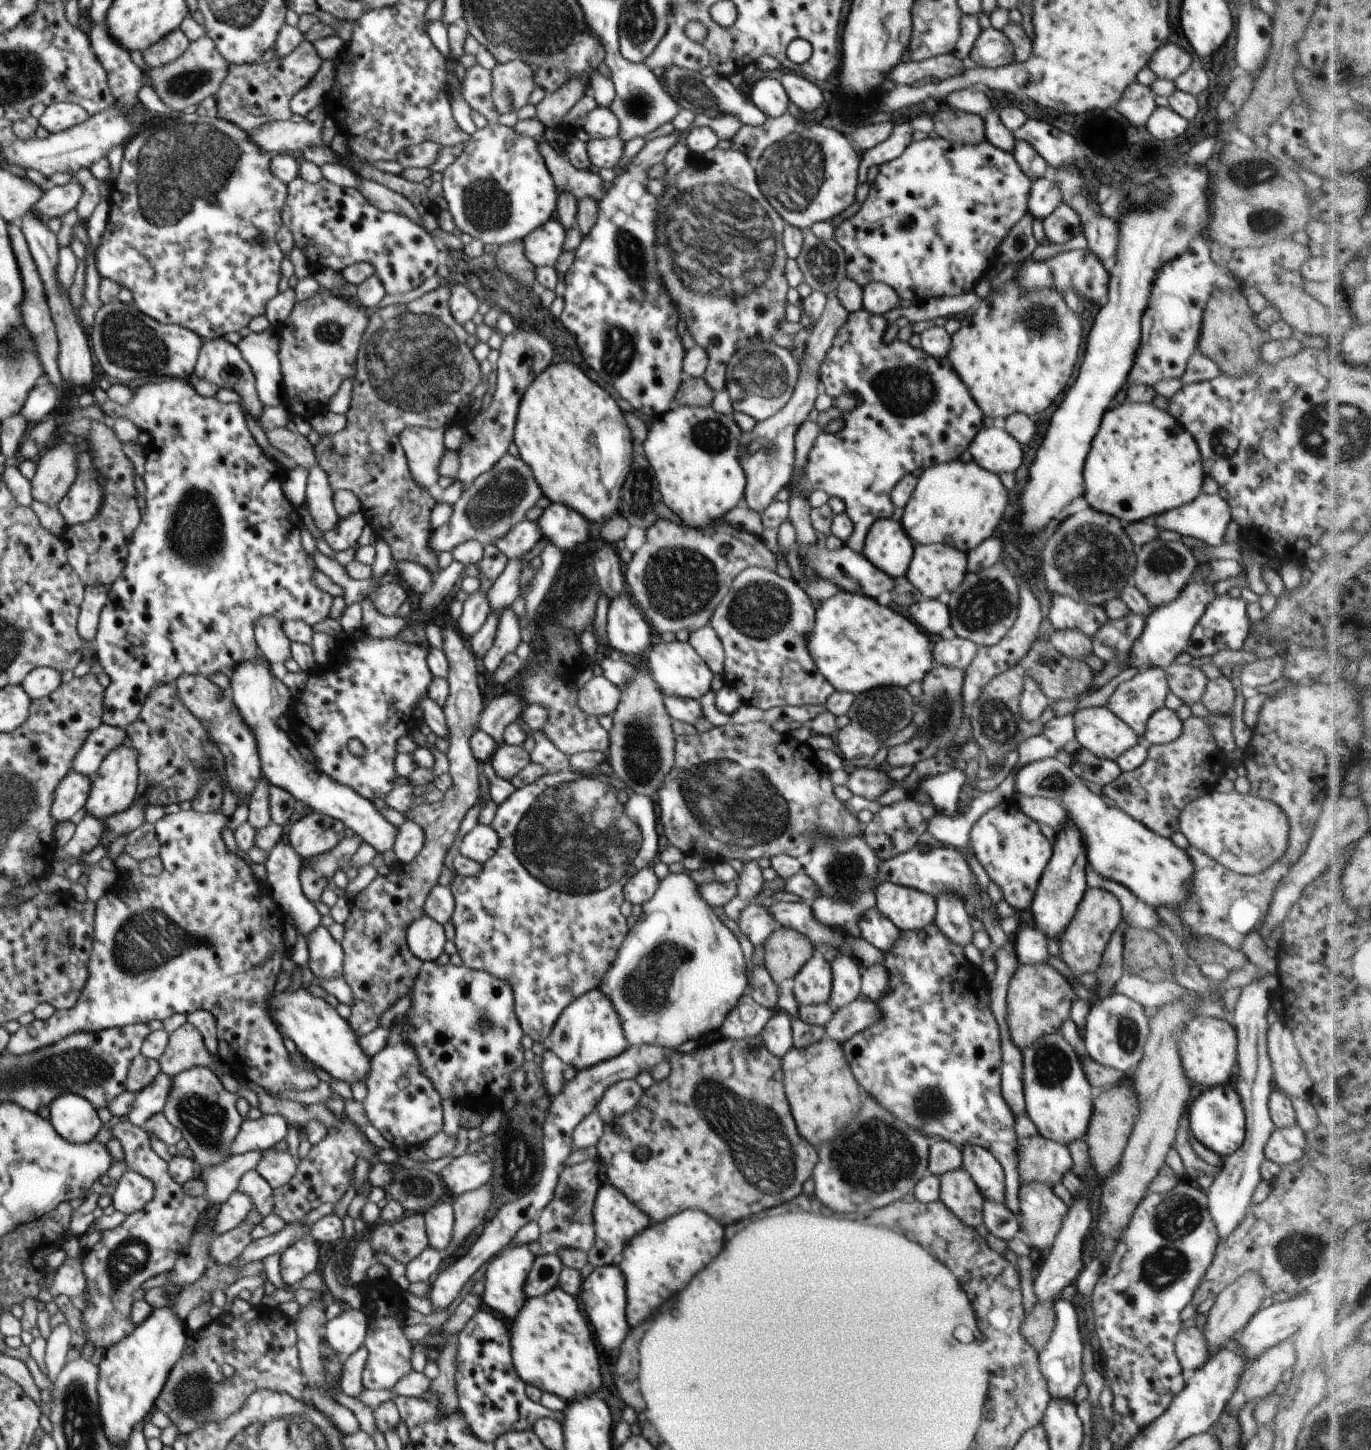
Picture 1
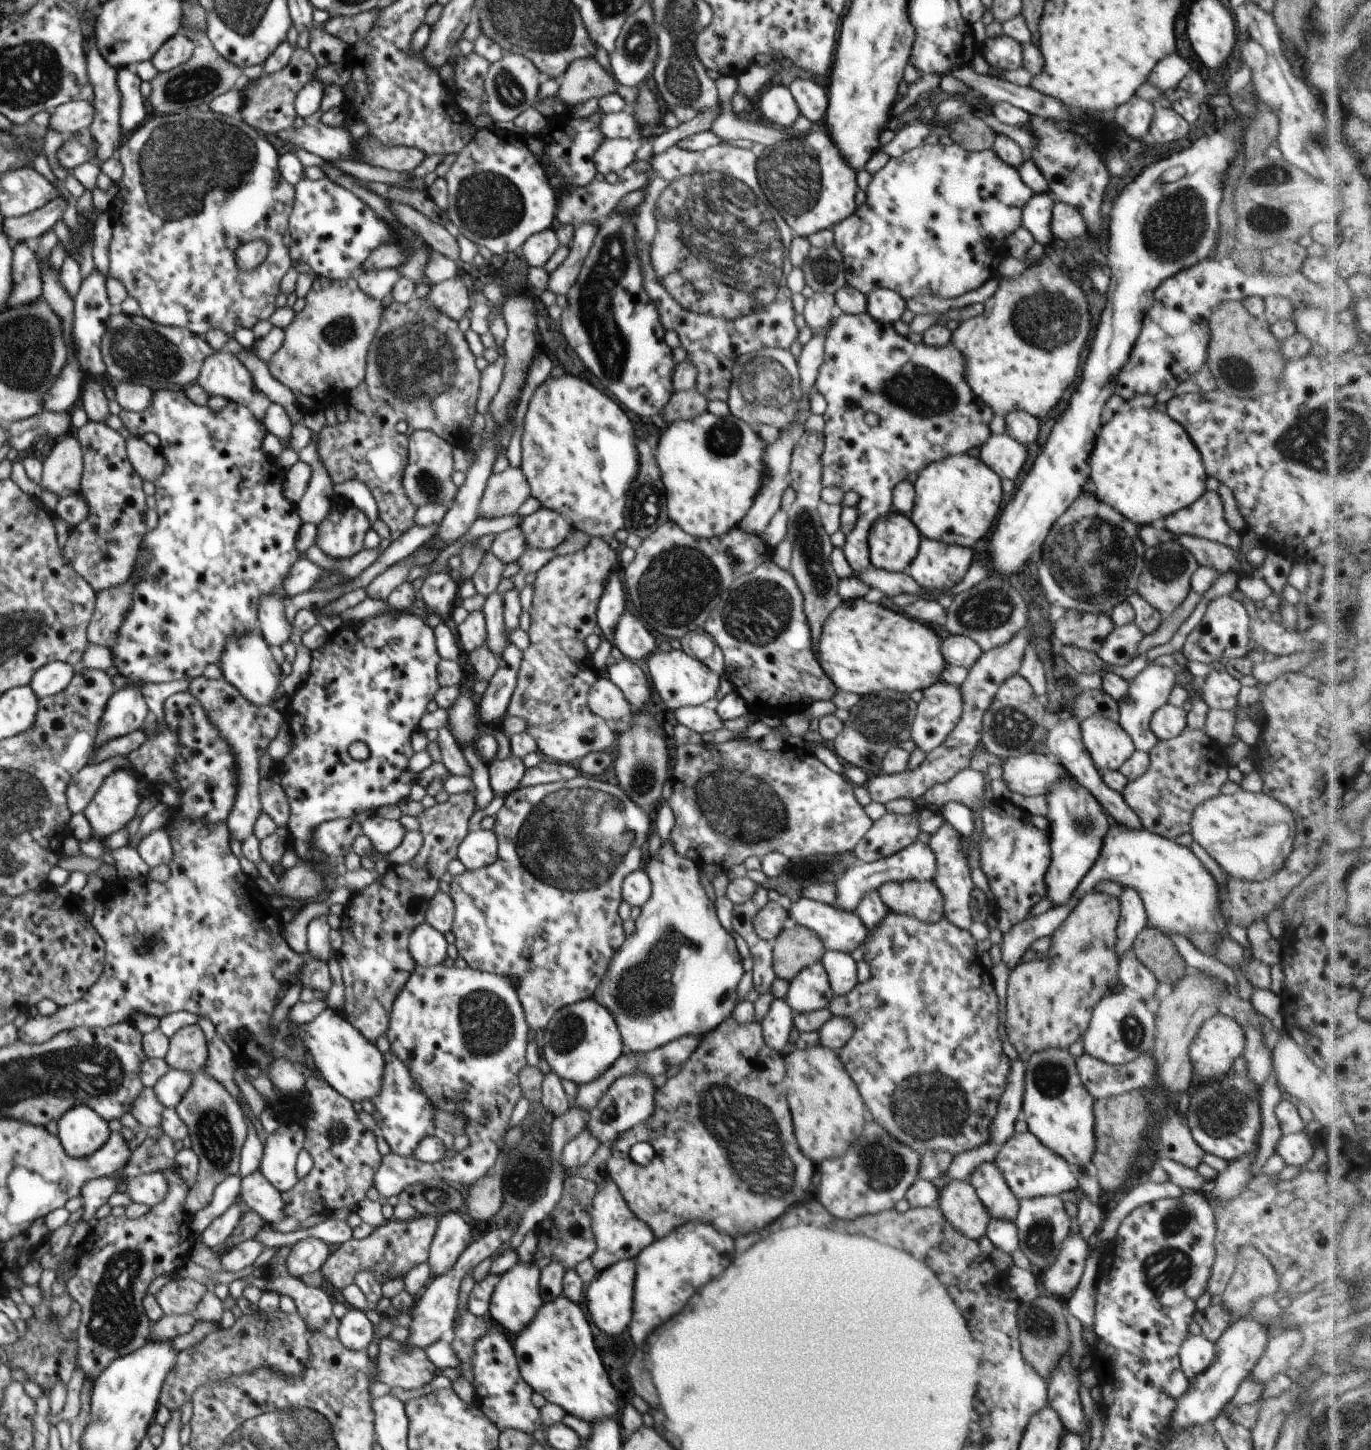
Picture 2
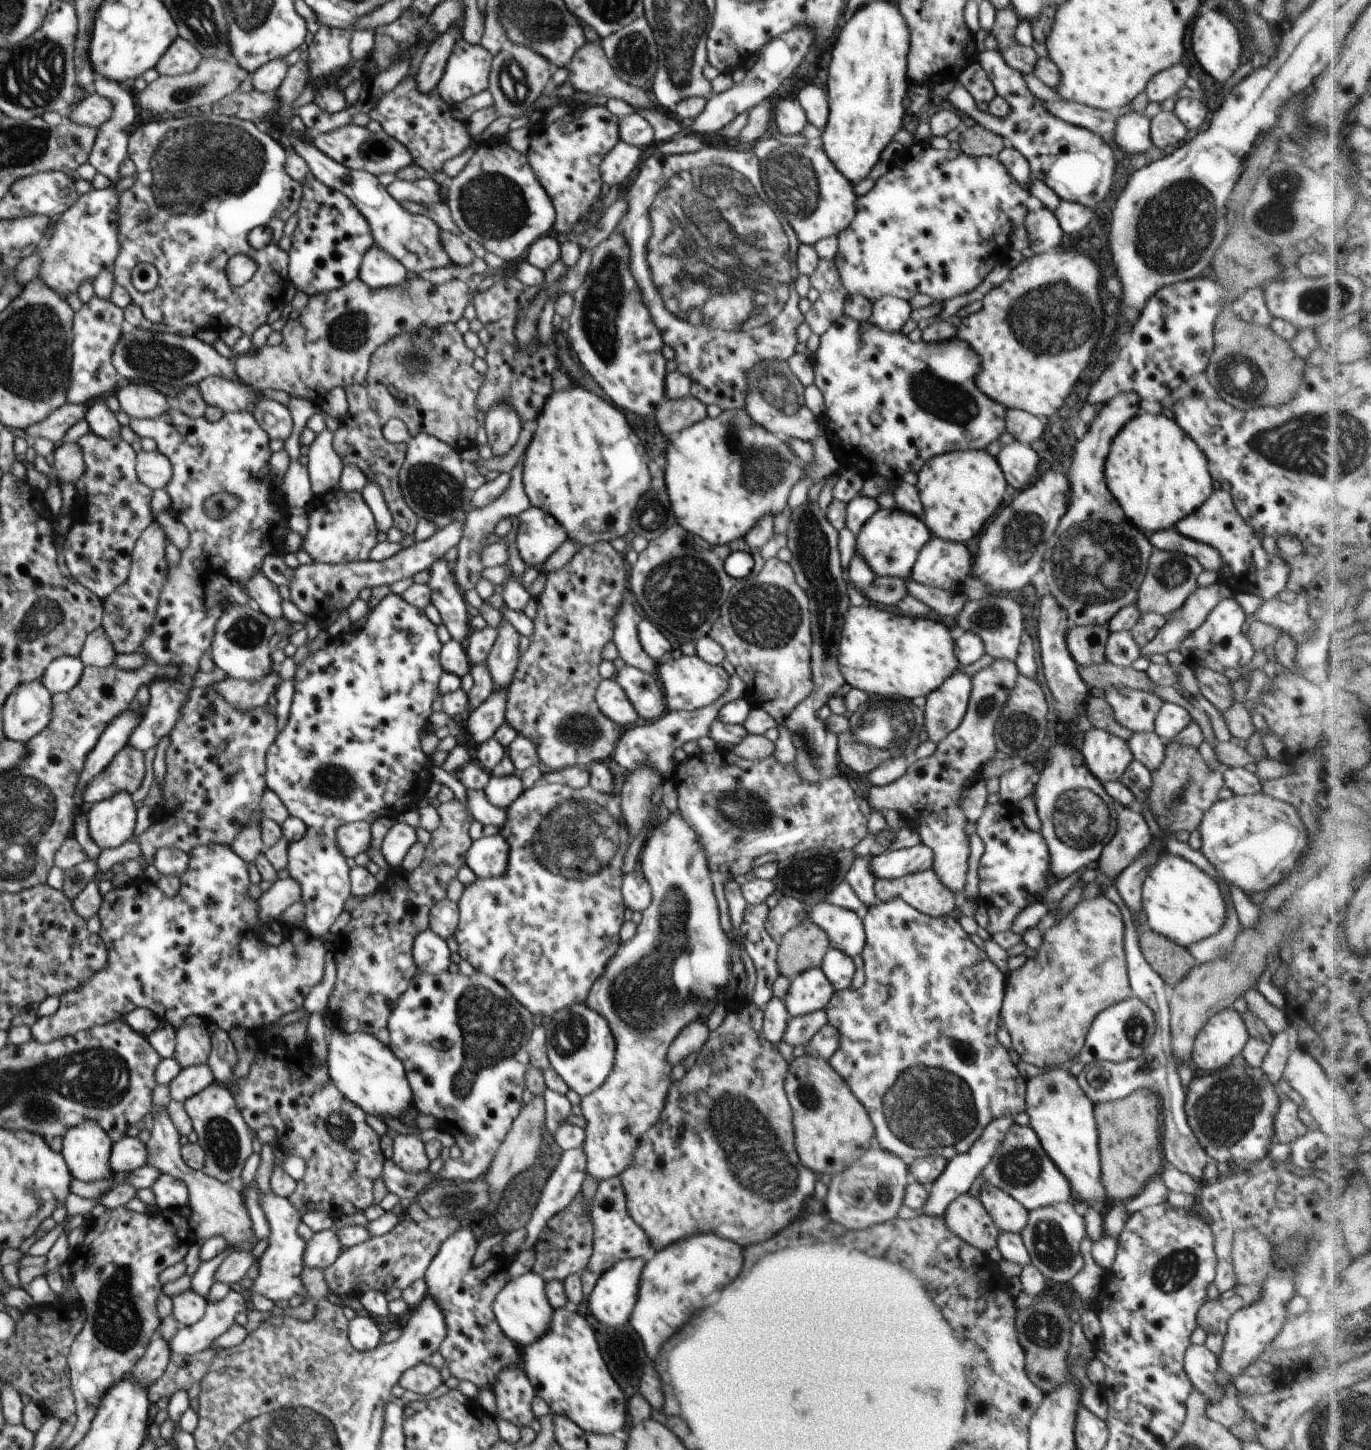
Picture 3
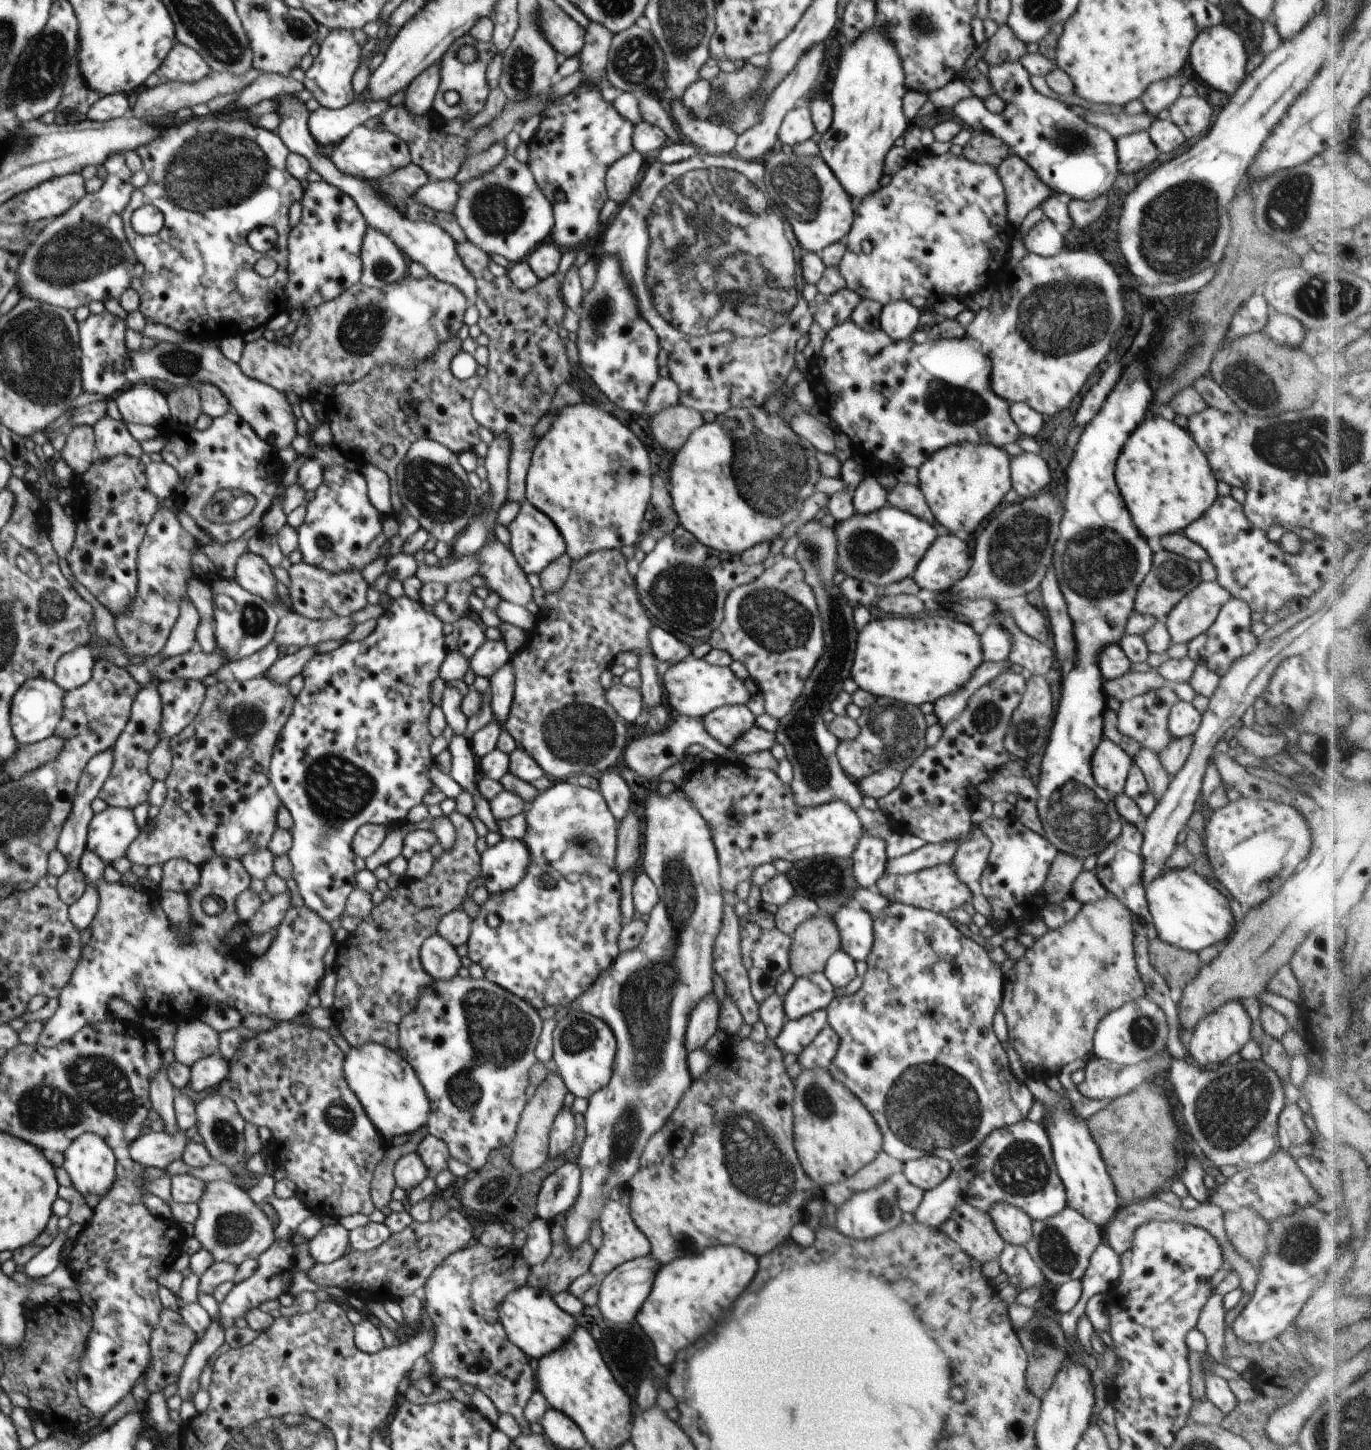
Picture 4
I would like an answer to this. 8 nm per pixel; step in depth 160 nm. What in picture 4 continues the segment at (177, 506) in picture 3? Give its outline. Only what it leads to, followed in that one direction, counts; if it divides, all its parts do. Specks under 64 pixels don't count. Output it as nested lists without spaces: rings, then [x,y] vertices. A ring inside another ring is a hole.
[[[231,408],[224,416],[216,417],[205,431],[182,424],[167,423],[159,432],[160,436],[167,439],[166,447],[160,454],[164,462],[173,466],[180,477],[175,498],[180,508],[213,540],[219,543],[236,540],[244,536],[246,530],[261,522],[272,506],[272,500],[276,498],[278,487],[282,486],[285,466],[275,448],[264,442],[236,411]]]

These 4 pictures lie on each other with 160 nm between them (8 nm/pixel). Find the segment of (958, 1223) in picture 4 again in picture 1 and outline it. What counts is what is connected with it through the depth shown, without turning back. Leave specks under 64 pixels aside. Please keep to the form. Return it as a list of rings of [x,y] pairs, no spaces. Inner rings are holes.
[[[964,1168],[940,1176],[939,1200],[966,1226],[976,1229],[983,1223],[984,1198]]]

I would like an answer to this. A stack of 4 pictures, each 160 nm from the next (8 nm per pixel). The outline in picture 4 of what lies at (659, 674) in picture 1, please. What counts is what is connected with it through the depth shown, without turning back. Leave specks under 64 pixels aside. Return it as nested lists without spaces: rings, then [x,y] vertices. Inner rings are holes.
[[[688,657],[682,662],[670,665],[664,674],[663,683],[668,691],[668,700],[673,714],[702,719],[720,707],[728,705],[746,705],[752,697],[730,667],[719,667],[706,662],[706,659]]]

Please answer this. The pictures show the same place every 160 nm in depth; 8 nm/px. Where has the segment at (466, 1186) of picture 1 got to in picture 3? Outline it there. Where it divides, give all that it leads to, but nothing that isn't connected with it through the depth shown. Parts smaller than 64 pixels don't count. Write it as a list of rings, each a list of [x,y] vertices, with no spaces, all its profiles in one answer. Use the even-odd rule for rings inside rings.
[[[444,970],[444,972],[440,972],[440,974],[418,972],[418,974],[410,980],[410,986],[406,988],[406,992],[398,998],[396,1006],[394,1006],[394,1009],[390,1012],[390,1016],[388,1016],[387,1028],[390,1038],[388,1046],[390,1050],[392,1050],[392,1054],[402,1062],[406,1070],[406,1080],[408,1080],[410,1090],[412,1090],[412,1106],[422,1115],[434,1116],[439,1126],[448,1128],[448,1133],[454,1137],[456,1146],[458,1146],[462,1152],[460,1158],[444,1163],[439,1171],[439,1179],[446,1178],[446,1180],[454,1180],[456,1182],[473,1181],[479,1177],[483,1177],[490,1168],[499,1146],[506,1138],[512,1123],[515,1121],[515,1118],[519,1116],[521,1107],[524,1105],[522,1094],[524,1094],[526,1089],[525,1077],[528,1068],[531,1066],[527,1050],[528,1040],[530,1040],[530,1036],[532,1036],[532,1032],[535,1028],[532,1017],[532,1014],[530,1014],[500,982],[479,971],[475,971],[472,976],[464,976],[460,971],[458,974],[452,974],[452,972],[448,970]],[[385,1159],[383,1164],[383,1179],[389,1193],[380,1201],[384,1211],[391,1211],[401,1198],[408,1198],[414,1202],[416,1196],[428,1186],[427,1172],[423,1175],[409,1173],[402,1170],[393,1160]]]

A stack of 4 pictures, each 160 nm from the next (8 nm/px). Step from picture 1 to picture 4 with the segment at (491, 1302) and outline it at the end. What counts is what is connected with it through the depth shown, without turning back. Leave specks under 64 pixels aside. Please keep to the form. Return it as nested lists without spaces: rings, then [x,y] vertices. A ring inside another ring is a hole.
[[[523,1287],[513,1290],[504,1297],[498,1306],[499,1321],[502,1323],[508,1338],[520,1350],[523,1350],[531,1361],[539,1361],[543,1356],[558,1350],[573,1334],[577,1328],[575,1317],[564,1312],[551,1294],[544,1288]]]

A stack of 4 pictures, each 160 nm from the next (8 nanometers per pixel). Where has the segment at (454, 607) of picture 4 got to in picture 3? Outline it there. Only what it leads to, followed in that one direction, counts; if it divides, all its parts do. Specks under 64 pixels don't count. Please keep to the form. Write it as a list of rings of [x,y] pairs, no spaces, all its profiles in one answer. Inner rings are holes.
[[[520,461],[515,468],[512,468],[510,473],[512,478],[508,488],[492,504],[488,504],[484,508],[471,508],[471,512],[467,515],[463,536],[457,545],[458,559],[454,564],[454,578],[456,578],[456,584],[460,586],[462,591],[468,592],[468,590],[473,590],[478,585],[478,580],[480,580],[485,568],[484,564],[480,562],[480,556],[482,556],[482,550],[488,546],[488,536],[495,532],[496,526],[502,521],[508,522],[510,518],[519,517],[524,510],[531,507],[522,484],[522,464],[523,462]]]

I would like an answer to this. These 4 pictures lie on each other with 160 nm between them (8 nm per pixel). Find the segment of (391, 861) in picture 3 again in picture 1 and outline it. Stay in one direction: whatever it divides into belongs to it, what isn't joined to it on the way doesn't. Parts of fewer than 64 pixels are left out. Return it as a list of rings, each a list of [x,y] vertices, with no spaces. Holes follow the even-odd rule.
[[[258,652],[257,657],[242,661],[240,664],[236,663],[229,674],[232,699],[244,722],[253,730],[256,737],[258,758],[264,778],[270,784],[286,789],[296,800],[302,800],[314,812],[343,822],[379,854],[390,850],[395,841],[397,828],[384,818],[372,801],[362,798],[349,786],[338,784],[328,775],[321,773],[302,755],[301,746],[295,746],[288,734],[279,727],[279,716],[291,705],[292,694],[272,673],[270,666],[267,658]]]

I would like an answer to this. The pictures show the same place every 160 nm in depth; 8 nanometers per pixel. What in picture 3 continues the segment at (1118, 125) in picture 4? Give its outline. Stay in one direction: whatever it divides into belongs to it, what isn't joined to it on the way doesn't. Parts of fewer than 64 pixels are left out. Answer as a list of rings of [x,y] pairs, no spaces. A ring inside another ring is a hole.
[[[1062,99],[1057,102],[1045,102],[1043,105],[1054,115],[1074,126],[1081,126],[1100,135],[1107,143],[1115,140],[1117,129],[1116,113],[1104,109],[1097,109],[1074,101]]]

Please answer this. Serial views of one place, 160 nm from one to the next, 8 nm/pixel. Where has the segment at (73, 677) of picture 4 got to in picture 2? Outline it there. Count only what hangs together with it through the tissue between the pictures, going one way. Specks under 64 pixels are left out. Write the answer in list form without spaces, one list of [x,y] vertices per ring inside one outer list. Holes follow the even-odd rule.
[[[54,661],[44,665],[30,681],[34,694],[39,699],[49,697],[65,690],[71,684],[75,669],[71,664]]]

